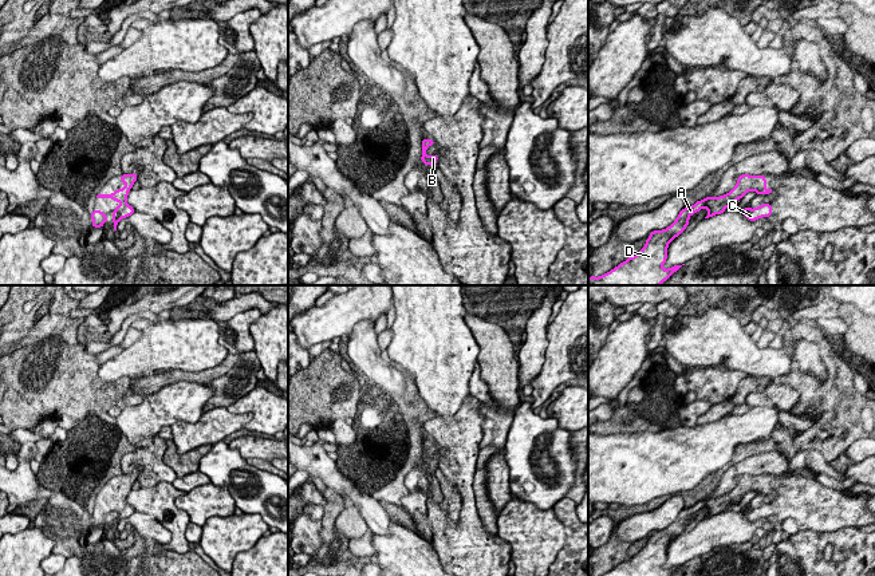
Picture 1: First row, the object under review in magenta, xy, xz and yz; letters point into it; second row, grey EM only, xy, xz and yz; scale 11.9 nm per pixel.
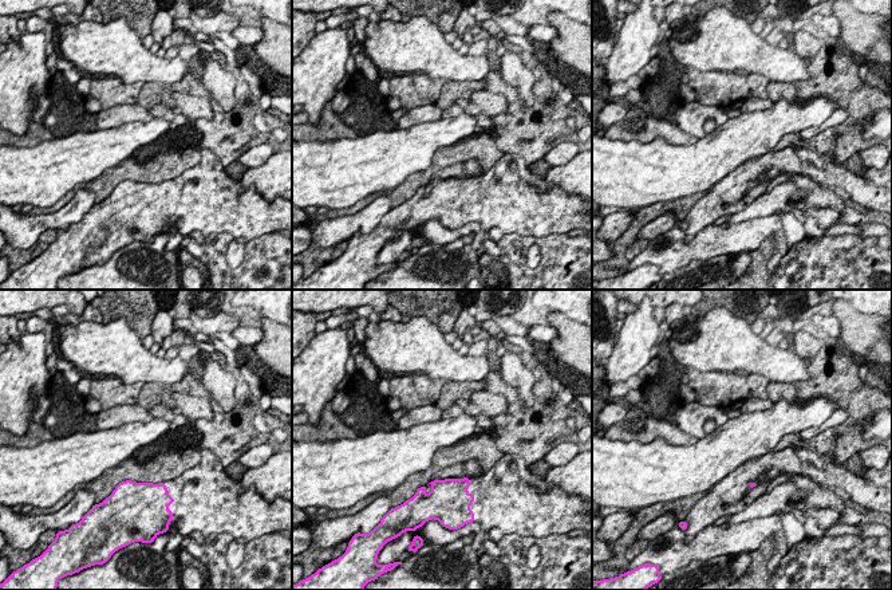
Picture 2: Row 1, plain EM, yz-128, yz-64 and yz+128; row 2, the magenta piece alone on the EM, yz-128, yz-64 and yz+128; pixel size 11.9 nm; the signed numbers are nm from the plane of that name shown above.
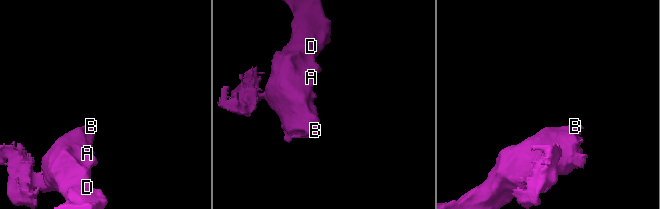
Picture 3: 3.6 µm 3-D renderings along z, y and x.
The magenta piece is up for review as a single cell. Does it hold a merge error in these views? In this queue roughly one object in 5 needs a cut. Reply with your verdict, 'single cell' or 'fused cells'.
single cell

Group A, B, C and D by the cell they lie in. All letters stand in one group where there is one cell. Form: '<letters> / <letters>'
A B C D

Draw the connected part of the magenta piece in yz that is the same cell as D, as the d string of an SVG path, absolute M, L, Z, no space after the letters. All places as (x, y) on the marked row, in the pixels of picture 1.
M764 174L740 175L737 185L729 193L721 197L705 197L694 205L682 209L670 226L663 230L651 232L645 246L635 256L628 257L626 261L599 277L588 277L588 285L661 285L682 267L674 265L669 269L662 268L667 259L669 244L685 232L691 214L703 208L708 209L708 216L705 218L721 214L728 206L737 205L750 190L754 190L757 196L768 196L772 193L772 189L766 192L765 184L766 178Z

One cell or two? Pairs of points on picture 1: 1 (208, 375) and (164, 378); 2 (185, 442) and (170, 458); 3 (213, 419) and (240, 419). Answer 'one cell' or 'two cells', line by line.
1: one cell
2: two cells
3: one cell

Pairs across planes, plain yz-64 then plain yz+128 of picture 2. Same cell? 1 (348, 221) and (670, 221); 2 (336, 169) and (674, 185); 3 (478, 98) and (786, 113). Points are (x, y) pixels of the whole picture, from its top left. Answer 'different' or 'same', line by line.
1: same
2: same
3: different

